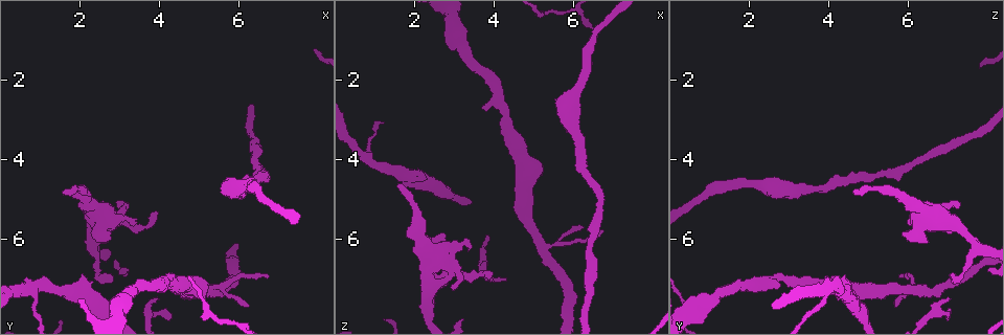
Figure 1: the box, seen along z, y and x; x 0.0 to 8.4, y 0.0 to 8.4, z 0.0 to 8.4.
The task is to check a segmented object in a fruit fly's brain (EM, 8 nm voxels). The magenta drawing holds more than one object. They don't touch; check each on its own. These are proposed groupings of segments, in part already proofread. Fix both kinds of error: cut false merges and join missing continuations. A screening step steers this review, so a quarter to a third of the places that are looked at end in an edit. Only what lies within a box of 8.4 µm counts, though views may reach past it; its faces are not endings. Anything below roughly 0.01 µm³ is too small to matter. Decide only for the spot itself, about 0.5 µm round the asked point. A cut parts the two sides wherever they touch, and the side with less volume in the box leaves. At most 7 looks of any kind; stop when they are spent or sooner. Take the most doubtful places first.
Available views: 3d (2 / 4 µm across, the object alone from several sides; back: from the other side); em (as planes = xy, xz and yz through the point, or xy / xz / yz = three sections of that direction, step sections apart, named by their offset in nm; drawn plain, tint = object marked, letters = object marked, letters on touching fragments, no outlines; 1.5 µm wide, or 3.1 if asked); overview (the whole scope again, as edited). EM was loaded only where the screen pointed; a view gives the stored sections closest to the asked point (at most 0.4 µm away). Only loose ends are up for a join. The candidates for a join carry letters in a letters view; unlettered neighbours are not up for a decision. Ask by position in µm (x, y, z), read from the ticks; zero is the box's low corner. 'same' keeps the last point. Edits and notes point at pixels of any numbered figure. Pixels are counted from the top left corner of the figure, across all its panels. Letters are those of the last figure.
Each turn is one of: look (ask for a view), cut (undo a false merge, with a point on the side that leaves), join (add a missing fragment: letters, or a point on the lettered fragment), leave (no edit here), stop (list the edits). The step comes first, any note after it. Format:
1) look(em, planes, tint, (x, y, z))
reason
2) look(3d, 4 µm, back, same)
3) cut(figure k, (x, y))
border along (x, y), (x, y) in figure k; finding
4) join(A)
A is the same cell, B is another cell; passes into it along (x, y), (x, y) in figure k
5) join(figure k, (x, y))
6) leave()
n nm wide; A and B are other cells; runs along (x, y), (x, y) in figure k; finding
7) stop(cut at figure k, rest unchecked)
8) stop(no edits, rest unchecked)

look(em, xz, step 8, tint, (3.95, 7.55, 7.10))

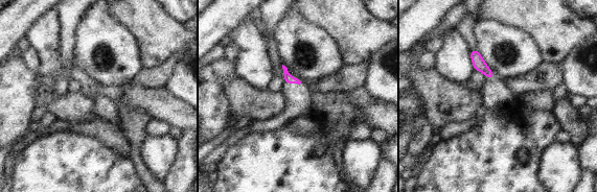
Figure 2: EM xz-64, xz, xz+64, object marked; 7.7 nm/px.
look(em, planes, letters, same)
another direction

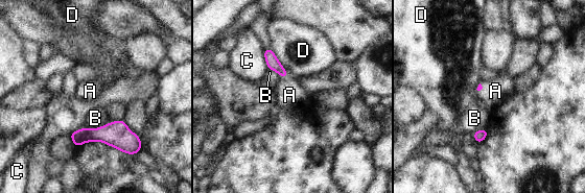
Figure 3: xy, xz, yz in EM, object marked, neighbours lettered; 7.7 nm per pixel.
join(A)
A is the same cell, B, C and D are other cells; passes into it along (272, 62), (284, 77), (289, 95) in figure 3; the neuron continues

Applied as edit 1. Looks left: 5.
look(em, planes, letters, (3.95, 5.30, 6.80))

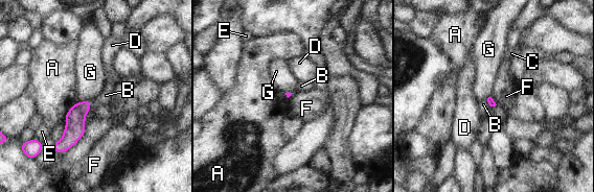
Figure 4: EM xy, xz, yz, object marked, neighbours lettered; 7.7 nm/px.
leave()
A, B, C, D, E, F and G are other cells; border along (92, 99), (76, 103) in figure 4; no lettered fragment goes on from it

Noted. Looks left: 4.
look(3d, 4 µm, (0.75, 7.25, 4.00))
a fork

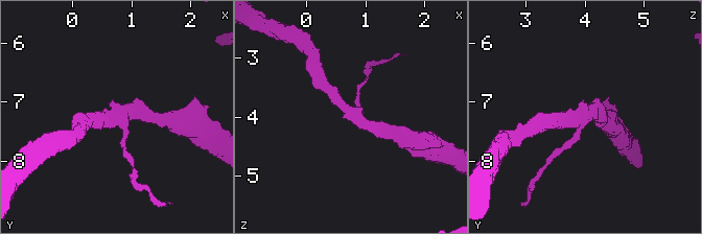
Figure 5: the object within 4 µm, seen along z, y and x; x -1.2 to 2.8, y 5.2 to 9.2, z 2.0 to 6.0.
look(em, xz, step 8, letters, (0.80, 7.20, 4.00))
3 arms

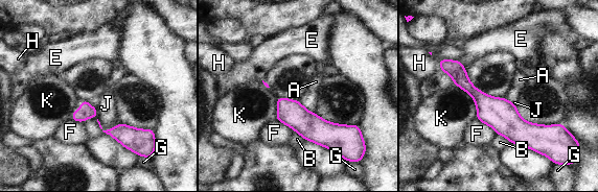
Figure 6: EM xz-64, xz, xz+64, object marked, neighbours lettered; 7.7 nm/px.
leave()
A, B, E, F, G, H, J and K are other cells; border along (476, 118), (488, 124), (497, 133) in figure 6; one neuron here

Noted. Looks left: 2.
stop(join at figure 3, rest unchecked)

